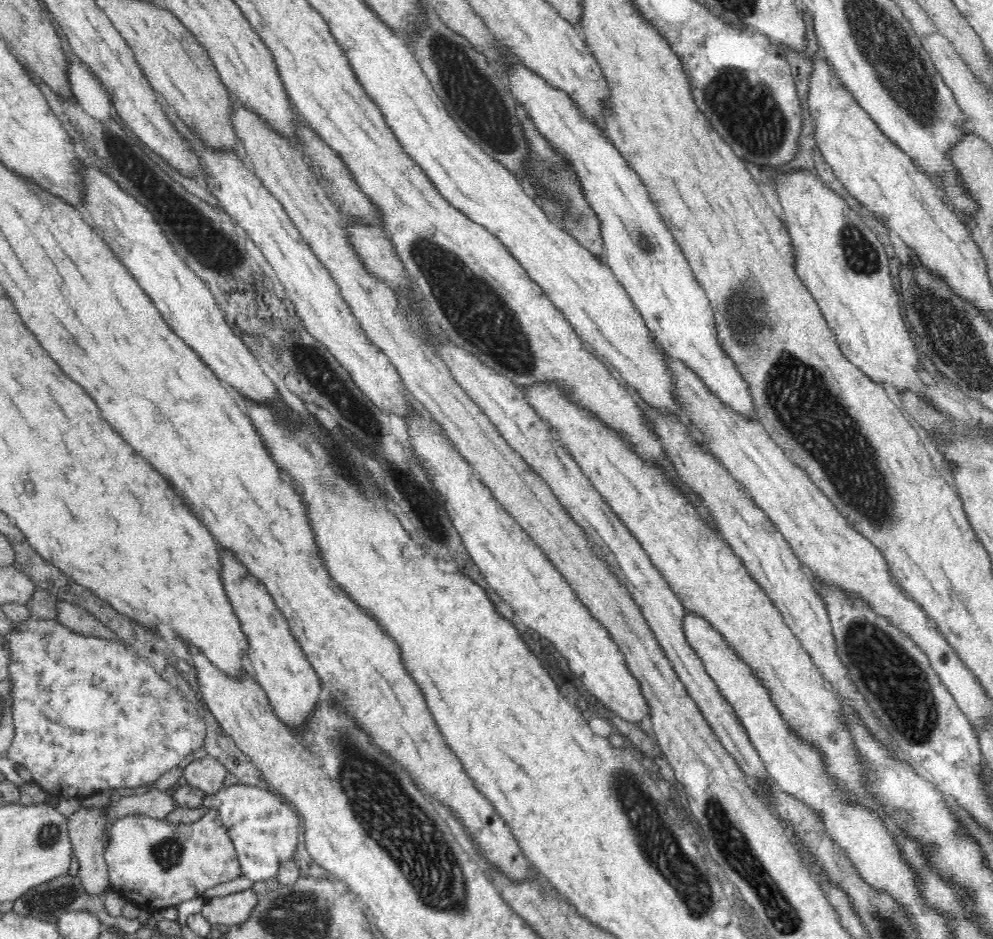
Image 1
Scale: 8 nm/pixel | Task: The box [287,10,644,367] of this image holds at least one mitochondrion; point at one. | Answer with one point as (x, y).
(476, 102)

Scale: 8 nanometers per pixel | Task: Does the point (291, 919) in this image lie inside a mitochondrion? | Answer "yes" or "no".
yes

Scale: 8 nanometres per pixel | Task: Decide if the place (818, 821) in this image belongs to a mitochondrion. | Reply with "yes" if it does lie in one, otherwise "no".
no

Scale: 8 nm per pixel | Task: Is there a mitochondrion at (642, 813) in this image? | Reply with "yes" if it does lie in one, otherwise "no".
yes

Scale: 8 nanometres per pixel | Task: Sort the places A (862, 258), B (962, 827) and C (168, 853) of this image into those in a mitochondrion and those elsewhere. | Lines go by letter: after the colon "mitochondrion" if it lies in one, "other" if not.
A: mitochondrion
B: other
C: mitochondrion

